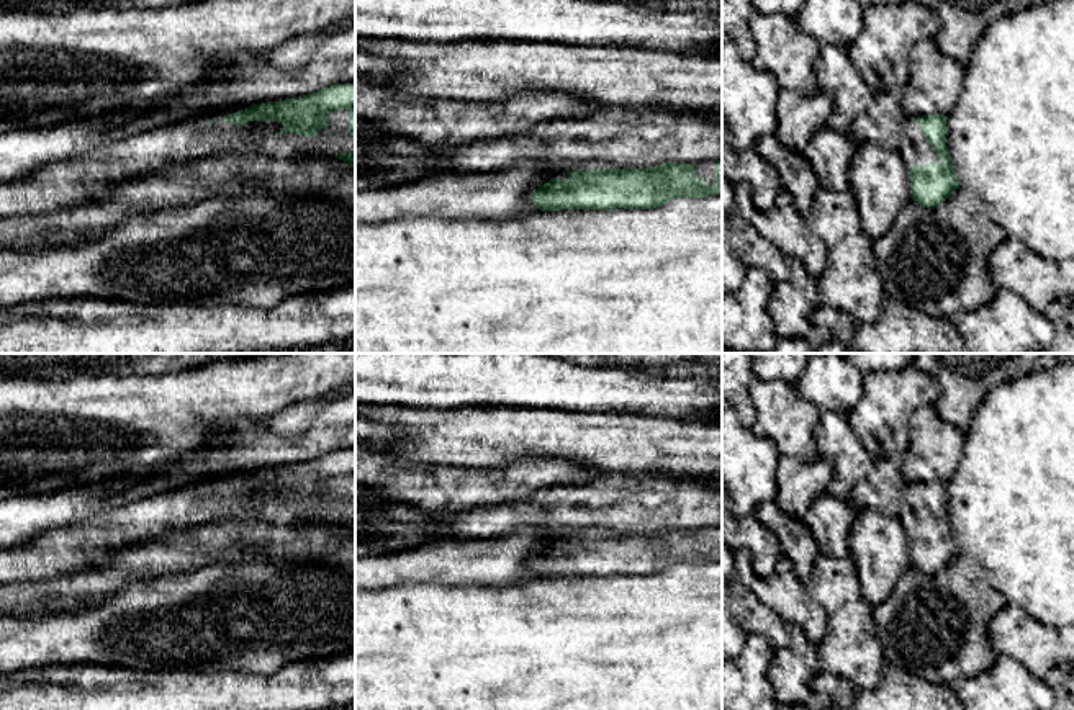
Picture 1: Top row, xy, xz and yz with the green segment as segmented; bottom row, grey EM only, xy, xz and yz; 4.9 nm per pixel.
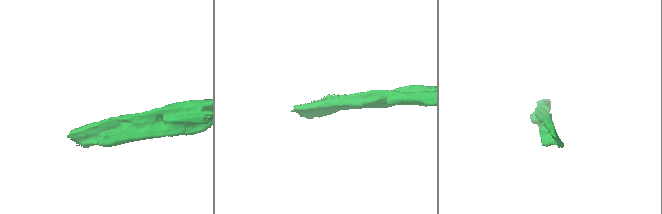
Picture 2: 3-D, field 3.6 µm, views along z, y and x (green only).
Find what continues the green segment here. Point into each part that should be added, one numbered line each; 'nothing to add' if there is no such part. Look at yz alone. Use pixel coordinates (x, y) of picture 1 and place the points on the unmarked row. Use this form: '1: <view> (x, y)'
1: yz (916, 517)

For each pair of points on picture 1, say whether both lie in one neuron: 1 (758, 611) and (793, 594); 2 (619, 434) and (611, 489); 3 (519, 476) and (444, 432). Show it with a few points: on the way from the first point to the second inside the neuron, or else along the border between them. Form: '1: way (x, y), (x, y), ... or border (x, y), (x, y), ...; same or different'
1: border (749, 588), (786, 624); different
2: border (601, 471), (652, 478); different
3: border (539, 458), (524, 458), (501, 467), (462, 467); different

